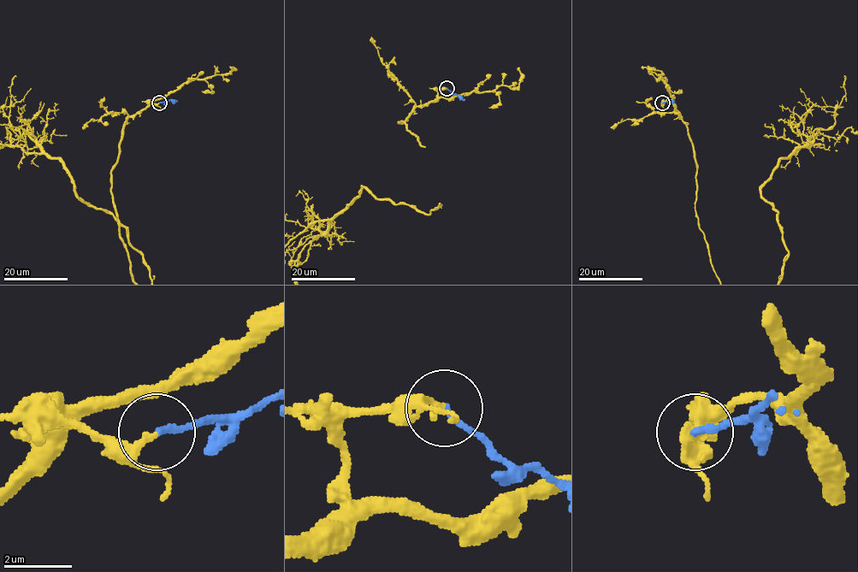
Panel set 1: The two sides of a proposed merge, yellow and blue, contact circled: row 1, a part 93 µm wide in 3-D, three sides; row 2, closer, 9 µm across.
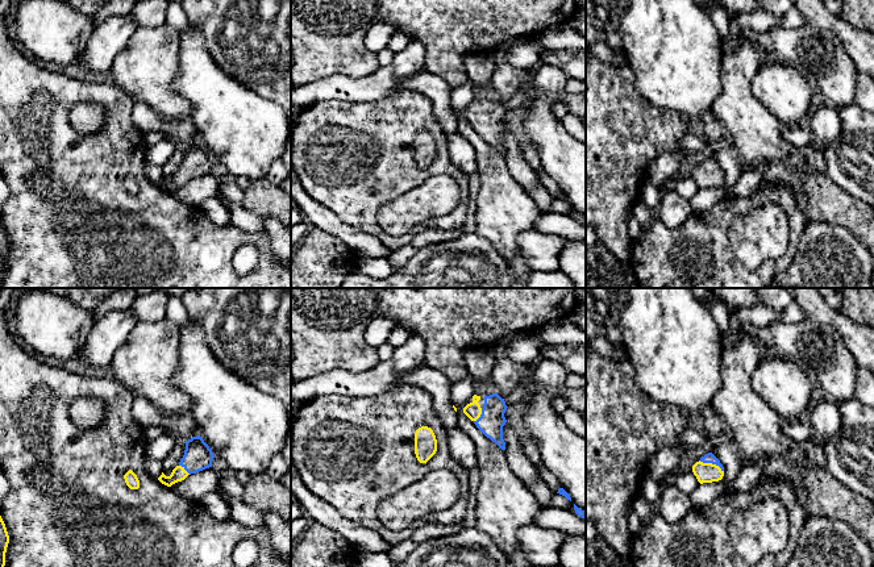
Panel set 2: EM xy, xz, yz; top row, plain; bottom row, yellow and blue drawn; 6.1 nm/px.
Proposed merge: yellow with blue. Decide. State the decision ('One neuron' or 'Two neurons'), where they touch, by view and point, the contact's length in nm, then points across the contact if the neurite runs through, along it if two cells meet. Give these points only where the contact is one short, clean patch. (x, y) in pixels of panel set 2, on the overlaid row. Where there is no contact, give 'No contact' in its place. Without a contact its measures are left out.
One neuron. Touches yellow at yz (711, 463). Shared border 170 nm. Path across: yz (706, 472), (711, 463), (708, 458)

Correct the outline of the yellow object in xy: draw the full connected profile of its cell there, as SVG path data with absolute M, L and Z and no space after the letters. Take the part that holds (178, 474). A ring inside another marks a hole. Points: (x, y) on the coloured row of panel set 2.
M192 437L184 443L184 455L179 464L172 470L171 475L166 476L162 472L162 475L158 478L158 480L167 487L184 480L191 474L212 467L215 455L201 437Z

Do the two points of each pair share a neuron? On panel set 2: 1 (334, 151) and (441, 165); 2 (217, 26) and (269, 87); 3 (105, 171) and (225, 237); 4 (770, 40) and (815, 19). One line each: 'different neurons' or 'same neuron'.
1: same neuron
2: same neuron
3: same neuron
4: different neurons

